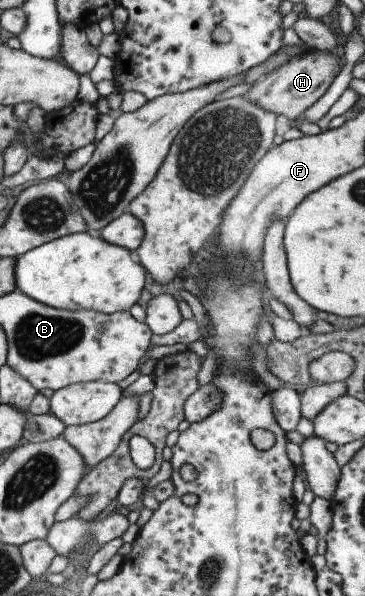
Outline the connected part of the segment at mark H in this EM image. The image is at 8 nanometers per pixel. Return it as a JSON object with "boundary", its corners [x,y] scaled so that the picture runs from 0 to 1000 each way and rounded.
{"boundary":[[[893,86],[888,94],[882,91],[877,94],[811,92],[685,141],[685,148],[663,158],[663,164],[674,164],[679,171],[701,174],[729,188],[745,188],[751,195],[778,195],[792,203],[808,201],[893,154],[926,121],[932,117],[926,117],[921,92],[901,86]]]}

